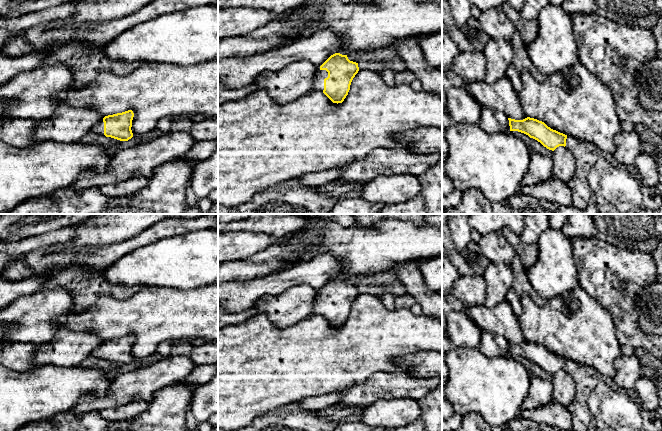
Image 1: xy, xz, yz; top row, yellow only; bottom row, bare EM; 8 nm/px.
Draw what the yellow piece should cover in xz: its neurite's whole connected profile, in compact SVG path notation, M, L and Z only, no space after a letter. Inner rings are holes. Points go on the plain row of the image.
M335 277L320 290L312 315L322 315L333 327L342 327L358 295L358 287Z

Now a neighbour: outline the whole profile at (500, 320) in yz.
M506 300L495 307L489 308L482 304L464 307L463 311L482 331L503 336L508 342L515 344L523 344L528 341L521 331L518 316Z

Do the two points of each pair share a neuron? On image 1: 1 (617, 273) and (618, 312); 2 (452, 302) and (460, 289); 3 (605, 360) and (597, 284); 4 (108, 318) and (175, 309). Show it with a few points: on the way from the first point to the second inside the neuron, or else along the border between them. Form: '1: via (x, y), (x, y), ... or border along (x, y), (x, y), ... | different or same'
1: via (617, 283), (618, 302) | same
2: border along (452, 293), (464, 306) | different
3: border along (582, 287), (610, 315), (613, 322) | different
4: via (125, 316), (158, 314) | same

